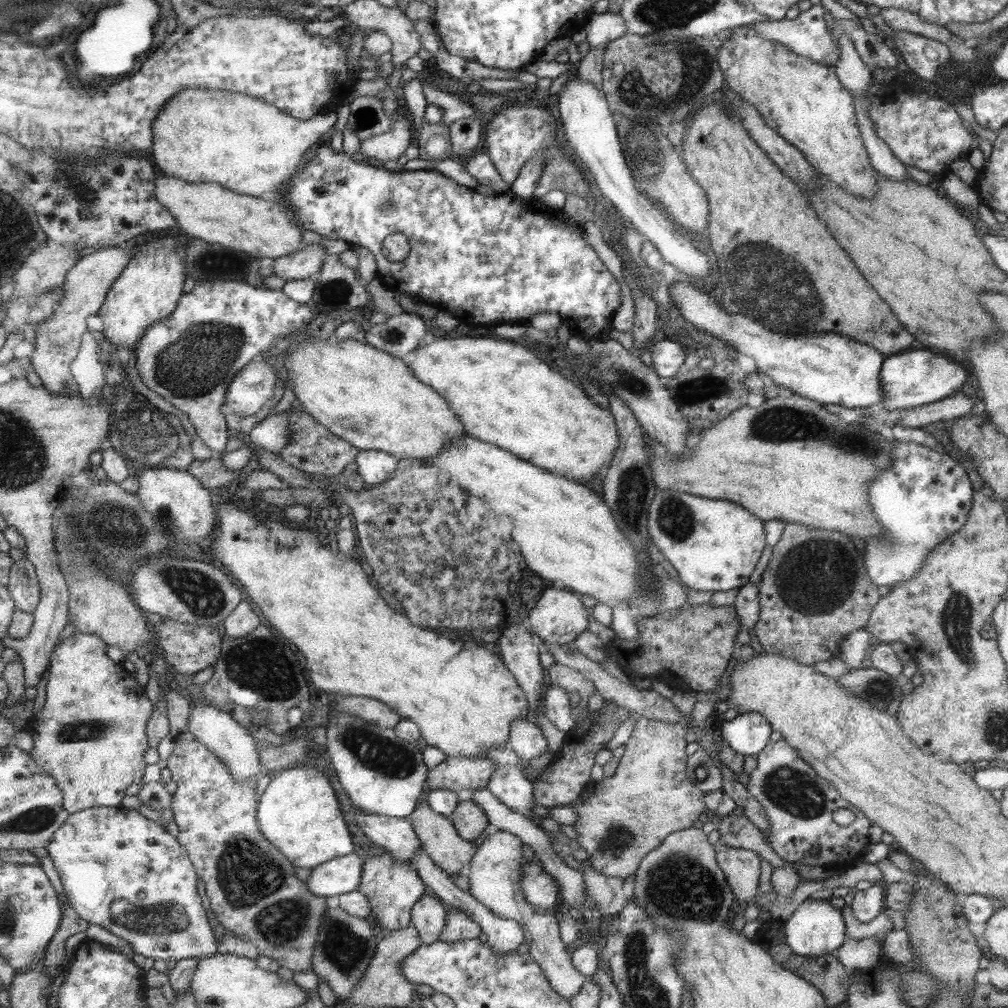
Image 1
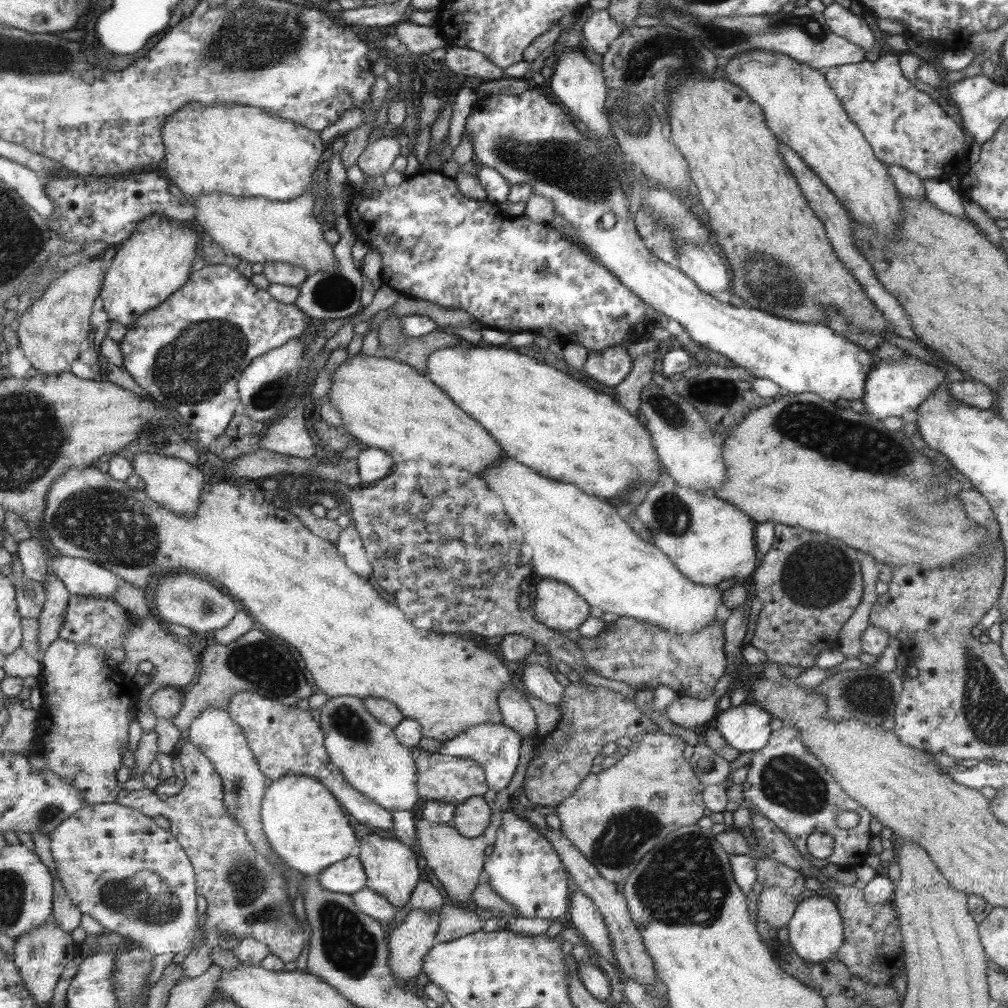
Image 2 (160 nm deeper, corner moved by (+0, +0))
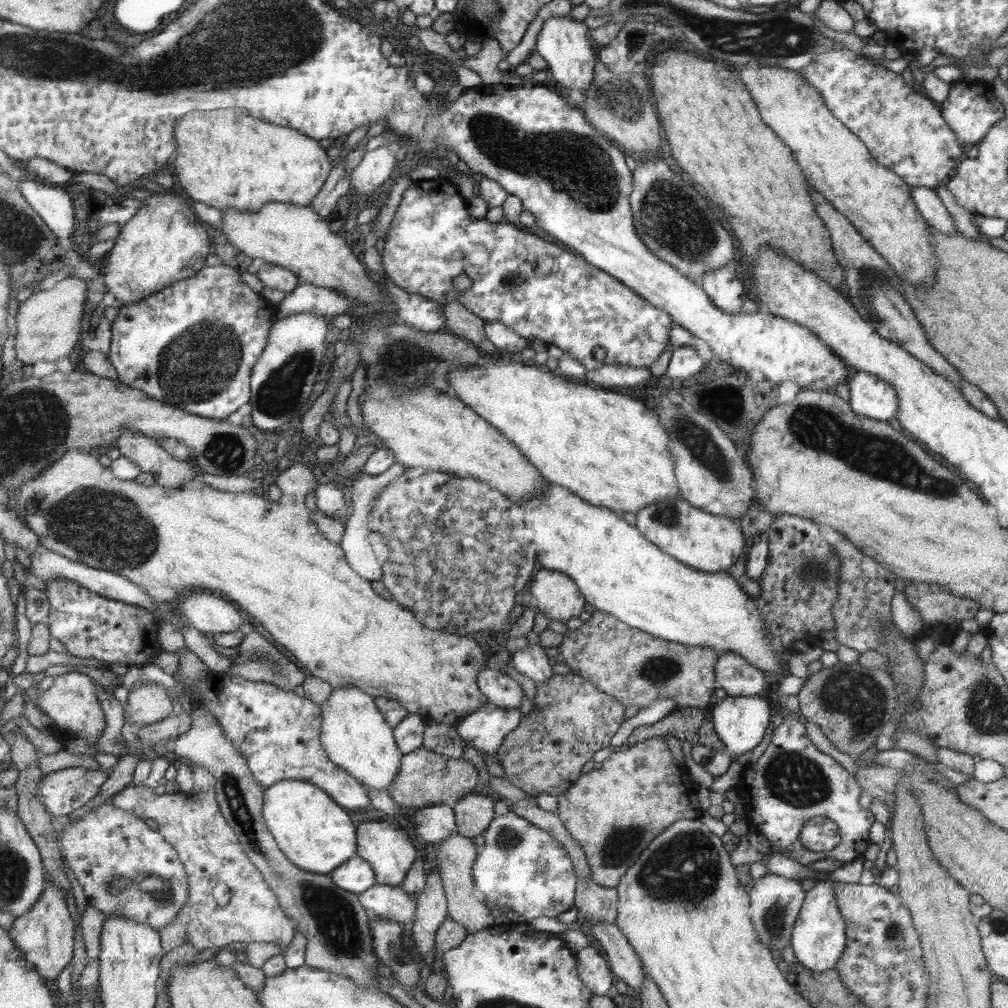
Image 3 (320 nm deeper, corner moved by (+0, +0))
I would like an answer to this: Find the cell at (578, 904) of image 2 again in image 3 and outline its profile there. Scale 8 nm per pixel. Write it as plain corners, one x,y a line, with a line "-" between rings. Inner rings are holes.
583,922
590,925
591,936
599,942
603,952
606,952
610,974
615,975
616,980
622,981
627,987
639,991
643,985
640,960
617,925
614,922

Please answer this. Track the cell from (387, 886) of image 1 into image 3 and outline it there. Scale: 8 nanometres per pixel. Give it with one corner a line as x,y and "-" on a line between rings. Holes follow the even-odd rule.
371,819
359,821
358,853
356,855
369,863
373,869
376,883
401,886
410,866
414,864
414,858
419,854
399,825

